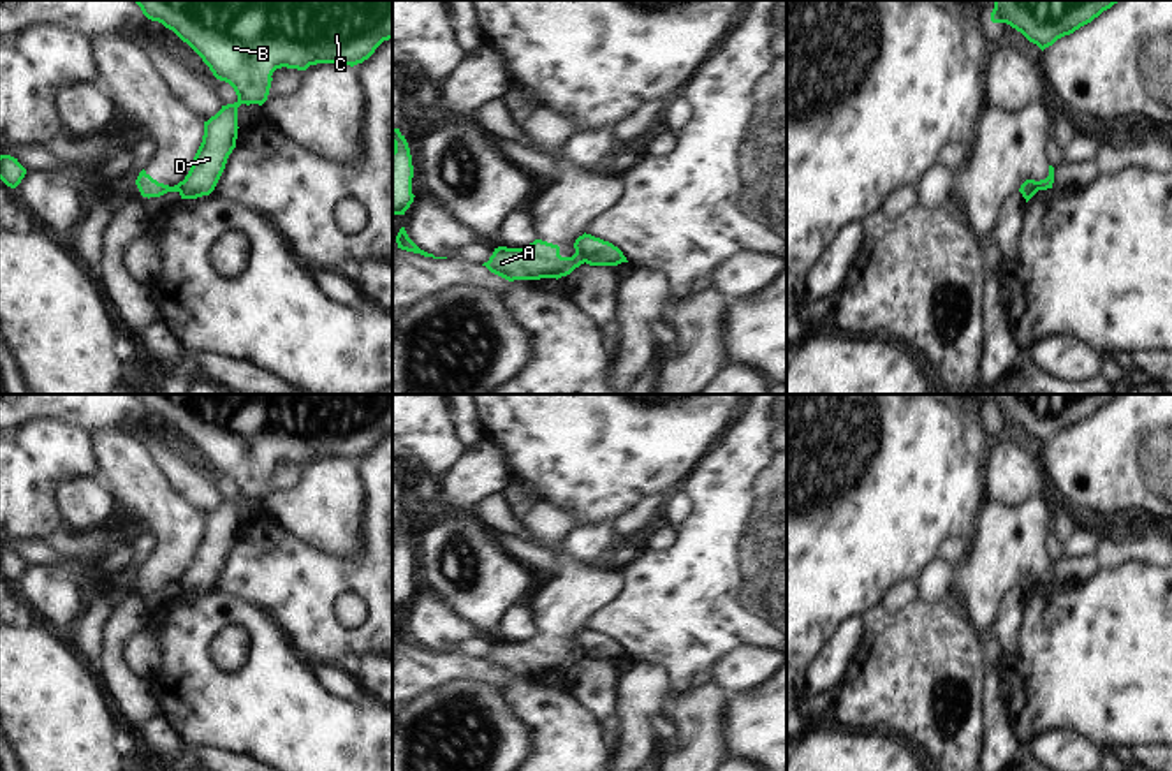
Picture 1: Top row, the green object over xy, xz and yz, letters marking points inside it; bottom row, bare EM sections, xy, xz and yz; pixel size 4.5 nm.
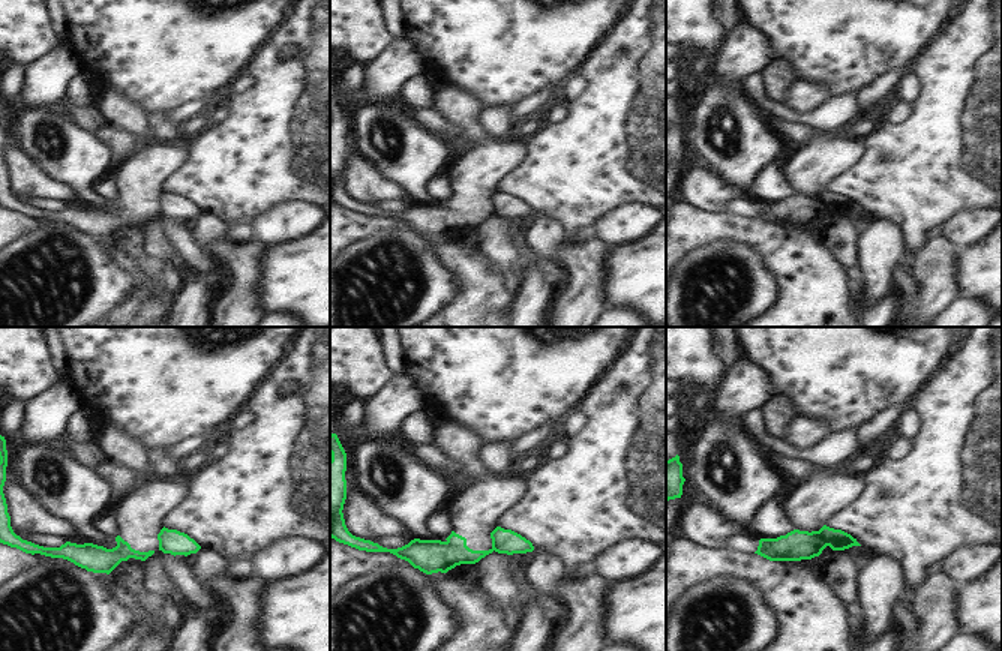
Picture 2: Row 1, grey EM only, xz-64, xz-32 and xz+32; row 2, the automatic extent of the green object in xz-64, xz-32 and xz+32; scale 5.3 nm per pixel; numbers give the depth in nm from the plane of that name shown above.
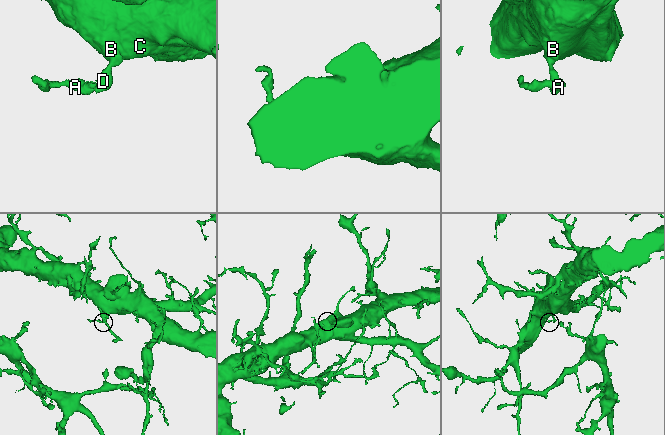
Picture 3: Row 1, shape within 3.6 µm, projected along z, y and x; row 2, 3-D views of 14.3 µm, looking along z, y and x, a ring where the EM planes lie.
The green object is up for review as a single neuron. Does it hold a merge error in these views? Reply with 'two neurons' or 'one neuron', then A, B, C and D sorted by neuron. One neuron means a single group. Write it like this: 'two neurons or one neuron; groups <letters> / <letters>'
two neurons; groups A / B C D

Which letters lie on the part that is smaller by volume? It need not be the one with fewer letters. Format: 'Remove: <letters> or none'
Remove: A

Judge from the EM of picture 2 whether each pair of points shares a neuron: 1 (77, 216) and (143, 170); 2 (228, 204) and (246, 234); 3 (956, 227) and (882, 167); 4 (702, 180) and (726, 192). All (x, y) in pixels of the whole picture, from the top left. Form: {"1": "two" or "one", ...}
{"1": "one", "2": "two", "3": "two", "4": "one"}

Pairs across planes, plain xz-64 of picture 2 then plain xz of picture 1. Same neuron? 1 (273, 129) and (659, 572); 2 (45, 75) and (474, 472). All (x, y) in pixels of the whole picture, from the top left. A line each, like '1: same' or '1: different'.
1: same
2: same

